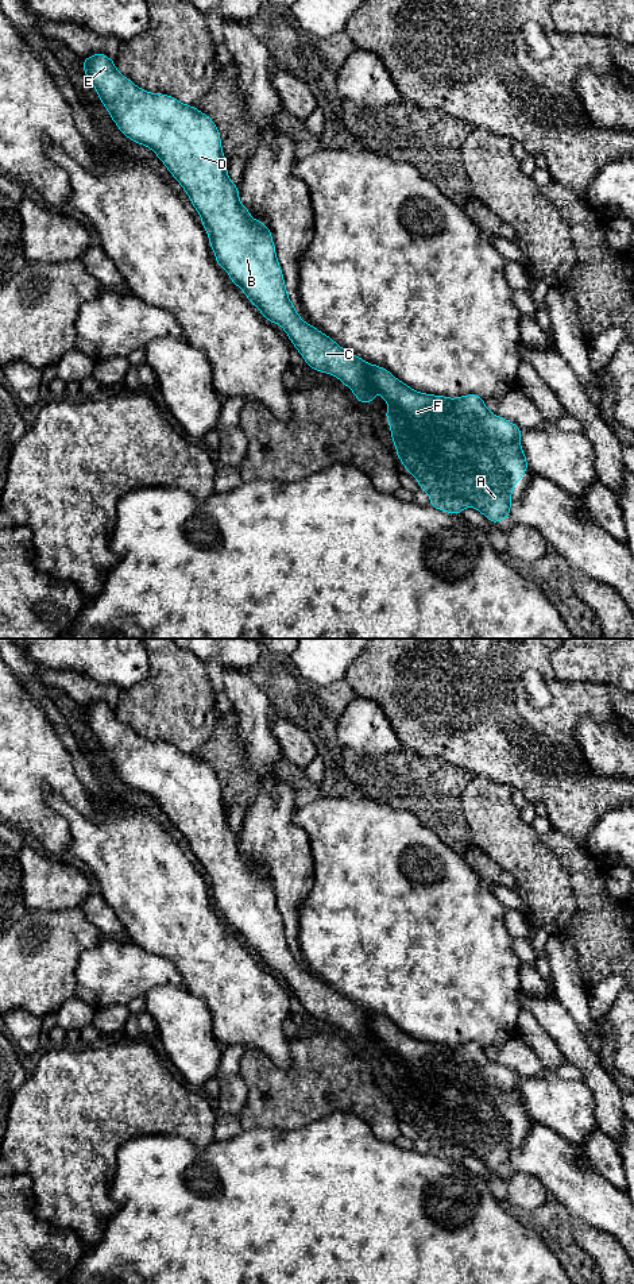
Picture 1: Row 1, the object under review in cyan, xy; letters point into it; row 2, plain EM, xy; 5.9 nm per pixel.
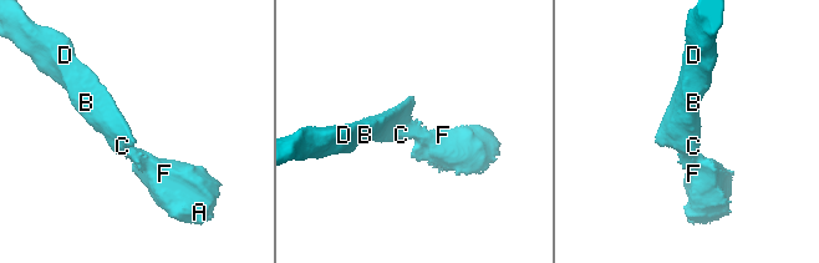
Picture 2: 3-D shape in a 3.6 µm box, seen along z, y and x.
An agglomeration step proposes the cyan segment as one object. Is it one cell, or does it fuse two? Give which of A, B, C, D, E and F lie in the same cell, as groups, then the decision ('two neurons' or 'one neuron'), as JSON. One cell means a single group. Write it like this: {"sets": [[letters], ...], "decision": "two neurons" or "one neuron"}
{"sets": [["A", "F"], ["B", "C", "D", "E"]], "decision": "two neurons"}

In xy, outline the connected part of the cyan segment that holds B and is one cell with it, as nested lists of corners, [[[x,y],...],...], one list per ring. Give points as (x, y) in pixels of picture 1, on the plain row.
[[[103,701],[84,706],[82,717],[119,778],[135,791],[151,797],[188,841],[201,864],[209,892],[216,902],[214,909],[224,915],[231,929],[243,937],[246,945],[270,971],[277,971],[286,979],[310,1017],[343,1029],[359,1050],[374,1050],[375,1038],[368,1032],[367,1011],[316,975],[306,972],[294,957],[277,907],[272,883],[267,874],[252,867],[250,859],[239,849],[240,841],[228,825],[221,786],[213,768],[193,753],[185,753],[171,744],[140,737],[121,724],[115,710]]]

